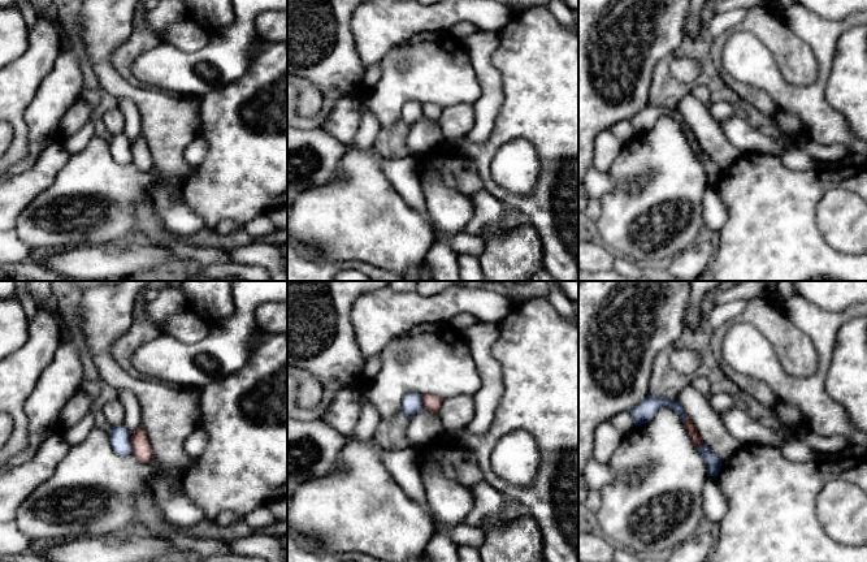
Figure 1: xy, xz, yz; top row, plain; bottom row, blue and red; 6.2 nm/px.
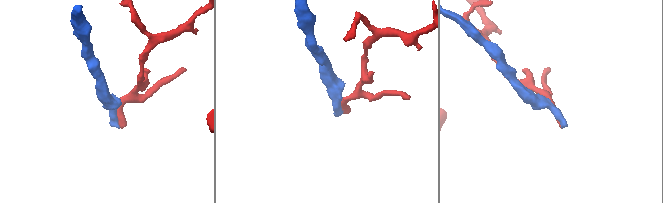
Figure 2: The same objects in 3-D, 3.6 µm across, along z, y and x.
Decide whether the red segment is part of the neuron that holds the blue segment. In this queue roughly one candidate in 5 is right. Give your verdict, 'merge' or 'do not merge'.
merge

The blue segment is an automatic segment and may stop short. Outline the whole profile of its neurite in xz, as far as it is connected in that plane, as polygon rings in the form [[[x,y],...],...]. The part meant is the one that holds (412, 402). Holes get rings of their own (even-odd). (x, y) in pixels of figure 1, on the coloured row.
[[[408,393],[402,402],[402,412],[406,414],[409,419],[416,415],[422,407],[426,410],[438,414],[442,406],[442,398],[433,394],[420,395],[417,393]]]

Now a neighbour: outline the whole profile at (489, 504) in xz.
[[[486,480],[472,488],[474,502],[473,509],[465,516],[464,524],[469,527],[484,527],[489,522],[502,518],[506,497],[491,487]]]

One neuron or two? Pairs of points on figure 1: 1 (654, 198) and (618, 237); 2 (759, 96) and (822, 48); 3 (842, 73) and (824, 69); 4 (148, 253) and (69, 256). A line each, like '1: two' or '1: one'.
1: one
2: two
3: two
4: one

